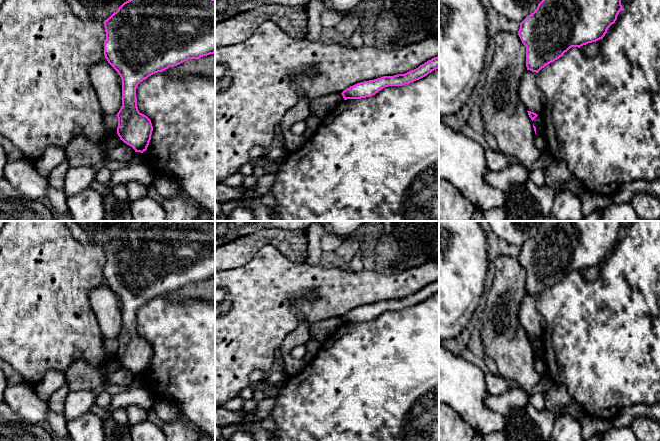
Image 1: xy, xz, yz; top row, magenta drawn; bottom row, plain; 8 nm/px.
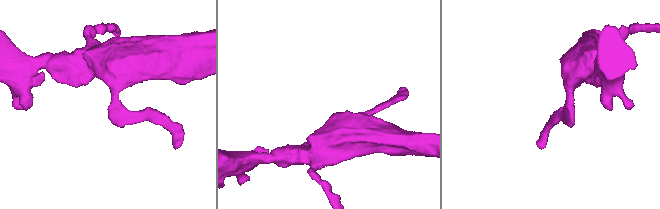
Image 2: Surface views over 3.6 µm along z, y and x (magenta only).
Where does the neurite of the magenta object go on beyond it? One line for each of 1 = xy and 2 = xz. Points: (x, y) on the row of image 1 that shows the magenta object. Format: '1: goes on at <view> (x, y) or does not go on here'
1: does not go on here
2: does not go on here

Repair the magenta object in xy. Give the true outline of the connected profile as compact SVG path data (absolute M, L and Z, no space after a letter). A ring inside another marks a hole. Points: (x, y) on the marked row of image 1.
M128 0L103 23L105 58L122 79L117 134L143 153L153 126L138 110L136 88L155 73L215 53L215 0Z

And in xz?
M439 56L428 60L418 68L405 74L384 76L374 80L364 81L350 86L341 94L344 100L371 97L388 86L403 86L427 76L439 68Z

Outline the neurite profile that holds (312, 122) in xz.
M310 115L306 120L306 130L303 134L306 140L309 140L318 130L319 126L324 122L317 116Z

